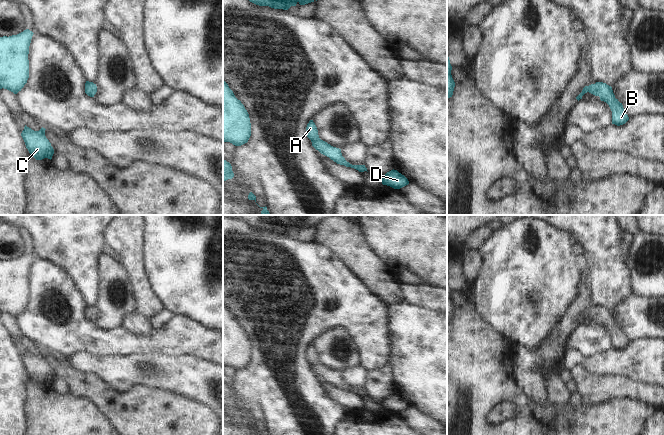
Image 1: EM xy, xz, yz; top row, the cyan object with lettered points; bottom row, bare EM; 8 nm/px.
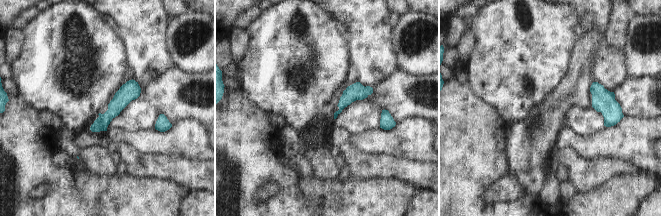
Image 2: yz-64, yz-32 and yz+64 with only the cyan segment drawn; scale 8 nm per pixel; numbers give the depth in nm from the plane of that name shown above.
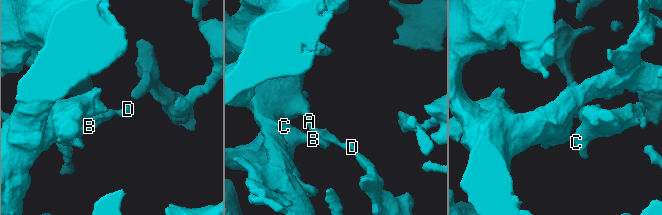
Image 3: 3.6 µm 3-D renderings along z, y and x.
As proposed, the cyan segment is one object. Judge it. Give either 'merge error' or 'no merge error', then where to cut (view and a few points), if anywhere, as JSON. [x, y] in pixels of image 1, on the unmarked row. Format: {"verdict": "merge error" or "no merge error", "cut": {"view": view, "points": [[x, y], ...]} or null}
{"verdict": "no merge error", "cut": null}

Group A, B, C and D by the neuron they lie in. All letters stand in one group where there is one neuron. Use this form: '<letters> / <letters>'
A B C D

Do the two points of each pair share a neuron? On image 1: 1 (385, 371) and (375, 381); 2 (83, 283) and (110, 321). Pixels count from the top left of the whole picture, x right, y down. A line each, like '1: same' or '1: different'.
1: same
2: different

